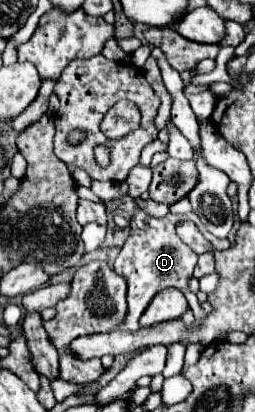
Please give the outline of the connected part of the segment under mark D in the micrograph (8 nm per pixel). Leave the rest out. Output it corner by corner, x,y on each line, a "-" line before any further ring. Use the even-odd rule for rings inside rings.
138,207
134,217
130,219
130,235
124,241
120,253
118,253
116,261
114,261
114,271
118,275
122,275
126,279
126,283
128,283
128,313
126,313
126,321
124,321
128,331
138,331
140,329
138,321
140,321
142,313
146,311
146,307
150,305
154,295
168,289
168,287
176,287
190,301
190,307
194,309
196,325
200,325
202,319
206,317
206,313
202,311
196,295
192,295
190,289
188,289
188,283
192,279
192,271
194,271
198,255
176,233
176,223
186,221
186,219
194,221
198,225
198,229
204,233
204,237
210,237
210,241
218,243
216,245
218,249
228,249
230,247
228,239
218,239
212,233
208,233
208,229
204,229
204,225
200,223
200,219
194,213
188,213
188,215
168,213
166,217
156,219
156,217
148,215
144,209

